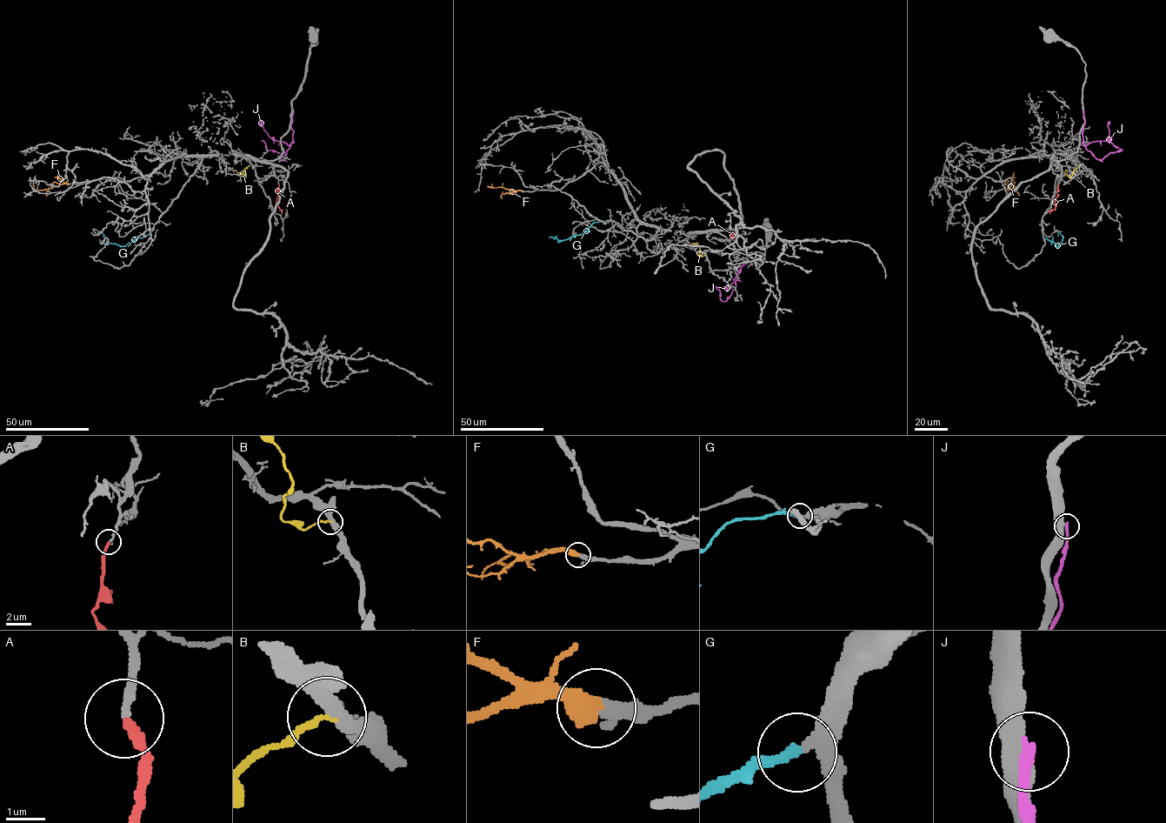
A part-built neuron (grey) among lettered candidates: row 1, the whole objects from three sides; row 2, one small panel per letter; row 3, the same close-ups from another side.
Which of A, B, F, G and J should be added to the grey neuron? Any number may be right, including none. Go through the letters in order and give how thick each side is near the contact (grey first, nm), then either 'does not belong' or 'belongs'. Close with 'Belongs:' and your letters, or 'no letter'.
A: calibres 200 and 240 nm; belongs
B: calibres 360 and 160 nm; does not belong
F: calibres 240 and 480 nm; belongs
G: calibres 240 and 220 nm; belongs
J: calibres 480 and 280 nm; does not belong
Belongs: A, F, G

